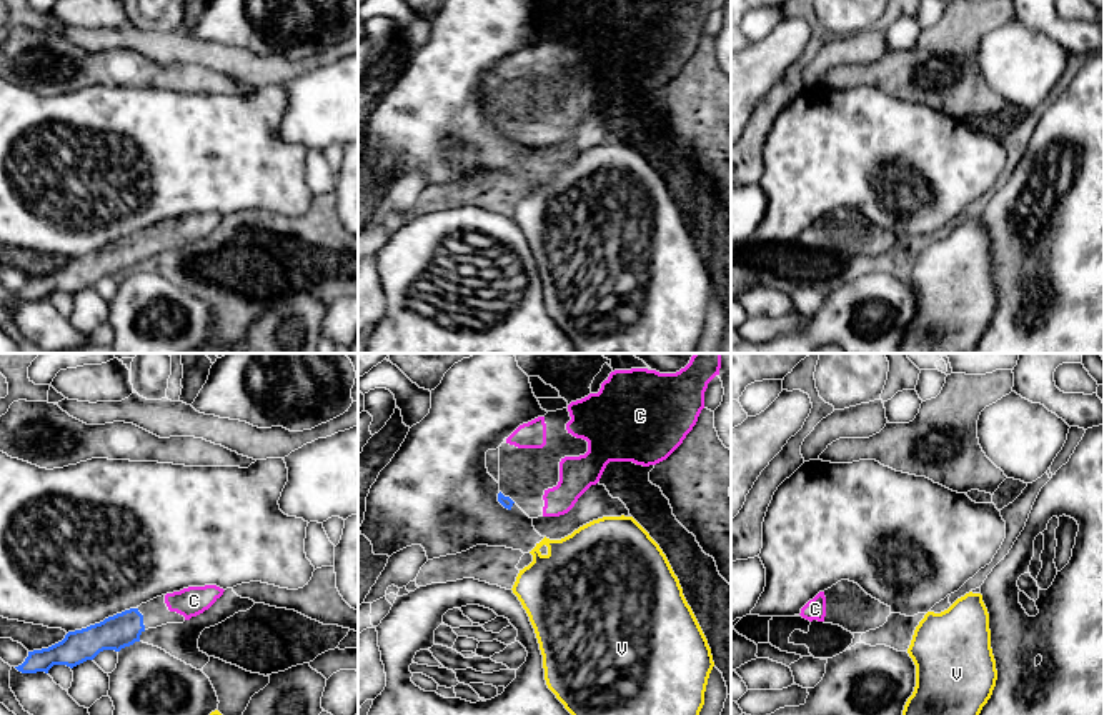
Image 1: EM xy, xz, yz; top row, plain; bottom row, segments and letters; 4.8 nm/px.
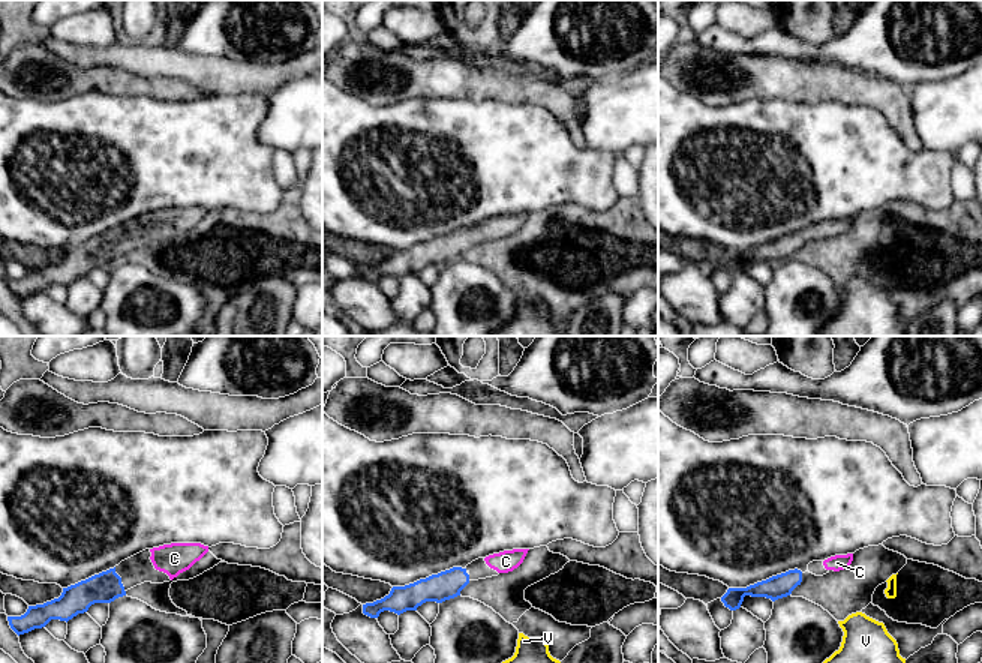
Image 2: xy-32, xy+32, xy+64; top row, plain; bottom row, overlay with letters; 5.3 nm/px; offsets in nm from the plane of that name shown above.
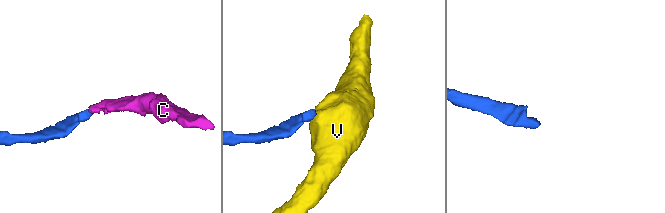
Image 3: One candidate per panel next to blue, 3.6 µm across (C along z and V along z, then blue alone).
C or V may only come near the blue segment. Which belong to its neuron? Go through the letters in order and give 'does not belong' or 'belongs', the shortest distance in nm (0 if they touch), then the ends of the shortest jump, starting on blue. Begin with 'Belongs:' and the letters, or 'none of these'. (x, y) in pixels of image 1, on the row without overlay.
Belongs: C
C: belongs; gap 130 nm; span xy (142, 242), (165, 229)
V: does not belong; gap 220 nm; span xz (510, 135), (537, 170)

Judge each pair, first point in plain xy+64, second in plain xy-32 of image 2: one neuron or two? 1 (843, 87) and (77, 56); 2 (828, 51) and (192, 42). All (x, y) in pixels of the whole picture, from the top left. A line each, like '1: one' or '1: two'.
1: two
2: one

